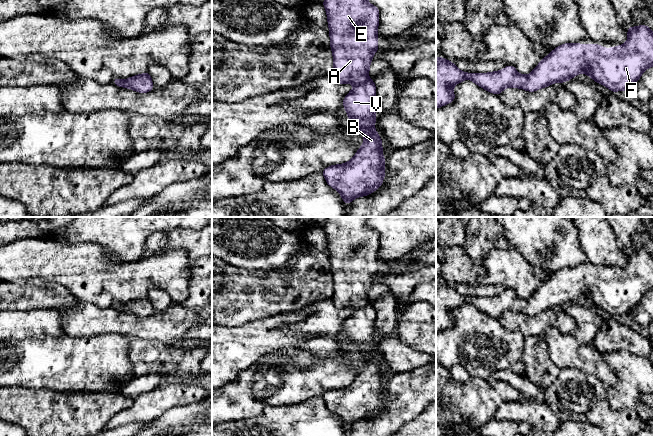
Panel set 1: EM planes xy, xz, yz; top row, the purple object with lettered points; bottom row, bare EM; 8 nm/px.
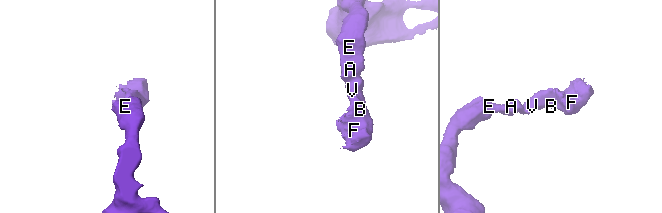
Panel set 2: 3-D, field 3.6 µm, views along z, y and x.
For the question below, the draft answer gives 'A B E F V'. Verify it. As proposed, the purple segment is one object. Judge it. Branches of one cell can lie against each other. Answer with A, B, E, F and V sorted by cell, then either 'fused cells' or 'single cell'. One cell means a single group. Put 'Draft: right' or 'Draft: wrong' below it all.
groups A B E F V; single cell
Draft: right

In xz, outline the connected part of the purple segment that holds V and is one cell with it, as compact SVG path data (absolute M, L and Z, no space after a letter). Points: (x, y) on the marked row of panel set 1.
M324 0L329 25L330 48L333 53L333 71L331 76L337 84L351 83L355 87L345 96L343 107L352 126L358 127L364 137L364 144L354 157L345 164L326 167L322 174L327 184L337 190L345 204L357 197L367 196L381 187L385 177L385 158L383 143L374 125L376 85L371 78L369 66L374 53L378 51L377 28L379 9L367 0Z

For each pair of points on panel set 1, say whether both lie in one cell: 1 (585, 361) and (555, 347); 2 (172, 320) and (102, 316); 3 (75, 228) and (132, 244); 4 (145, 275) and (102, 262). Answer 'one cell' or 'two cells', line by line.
1: one cell
2: one cell
3: one cell
4: one cell

